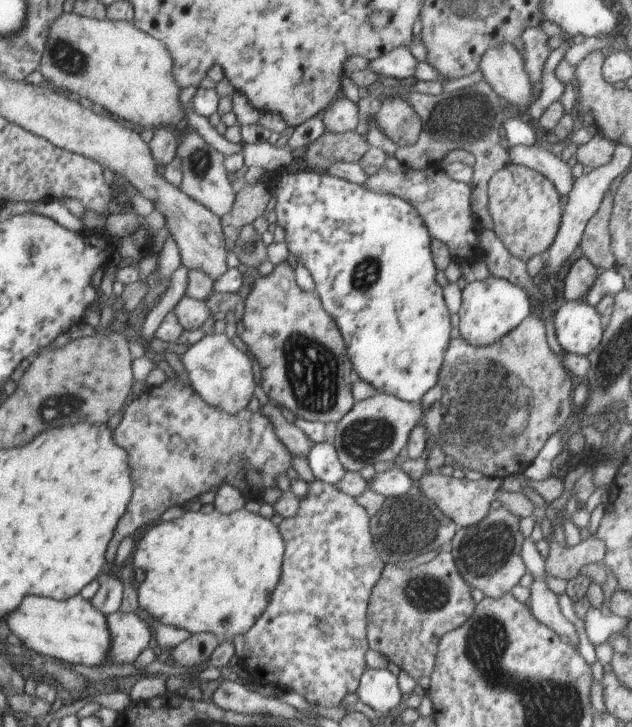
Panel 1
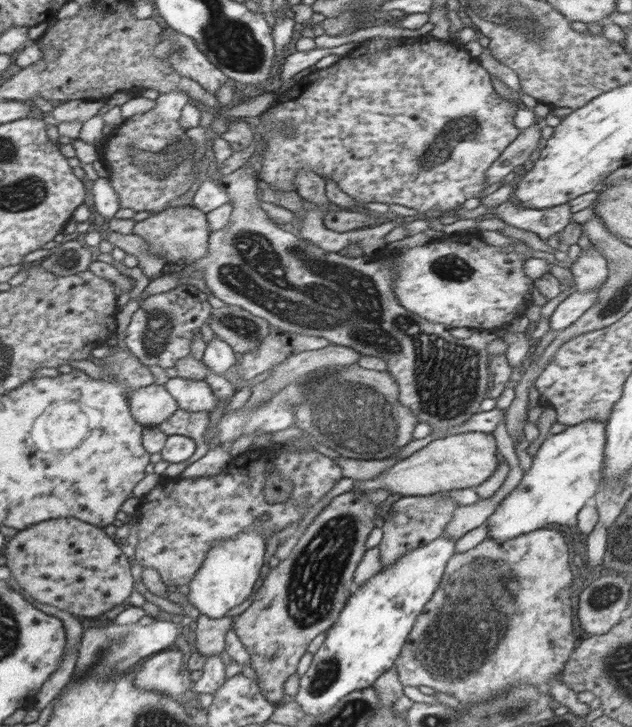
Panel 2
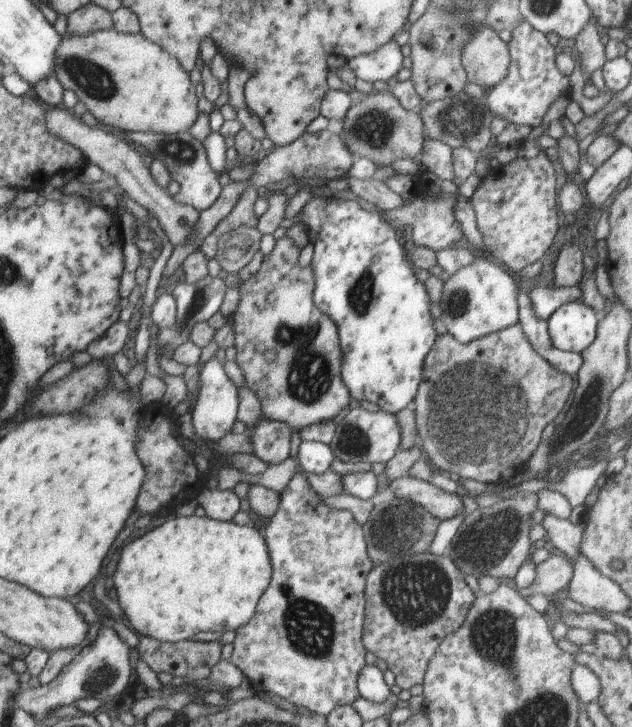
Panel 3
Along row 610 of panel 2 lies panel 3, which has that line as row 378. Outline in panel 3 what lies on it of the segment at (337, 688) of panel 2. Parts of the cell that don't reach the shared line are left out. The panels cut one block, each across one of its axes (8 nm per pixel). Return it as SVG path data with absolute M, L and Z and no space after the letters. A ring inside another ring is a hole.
M316 196L301 213L301 222L314 242L311 262L315 272L313 301L337 326L342 348L341 379L352 398L374 402L395 415L416 398L423 380L424 359L437 337L425 284L414 276L415 267L404 252L405 242L396 240L395 229L380 218L381 212L362 206L359 200Z

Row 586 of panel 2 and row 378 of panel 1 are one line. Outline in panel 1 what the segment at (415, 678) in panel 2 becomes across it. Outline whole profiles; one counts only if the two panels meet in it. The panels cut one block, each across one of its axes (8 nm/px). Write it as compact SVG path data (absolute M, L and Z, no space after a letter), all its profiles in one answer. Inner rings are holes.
M530 314L513 330L495 343L475 347L461 336L453 338L444 353L437 383L420 402L427 436L456 461L456 468L482 472L484 477L504 479L522 473L538 456L544 442L565 428L572 412L573 380L546 339L546 326Z

